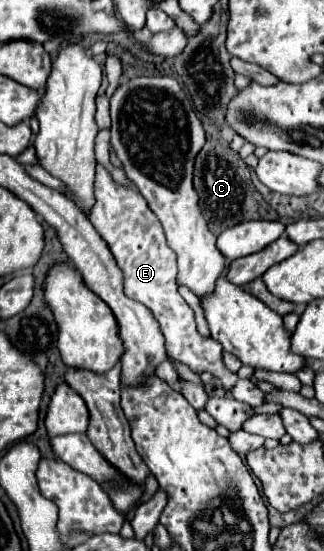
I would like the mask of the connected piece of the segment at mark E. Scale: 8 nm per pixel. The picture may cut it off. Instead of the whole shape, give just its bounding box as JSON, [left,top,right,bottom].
[90,166,238,394]

